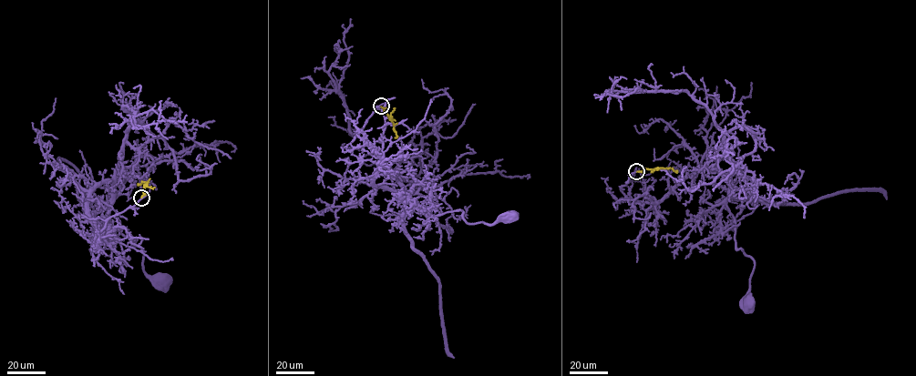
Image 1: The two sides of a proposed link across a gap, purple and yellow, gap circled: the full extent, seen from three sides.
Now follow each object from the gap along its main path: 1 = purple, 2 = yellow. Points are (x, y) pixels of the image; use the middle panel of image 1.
1: (381, 105), (356, 132), (381, 160), (375, 186), (427, 216), (461, 209), (489, 226), (510, 215)
2: (381, 106), (393, 124), (396, 137), (395, 137)

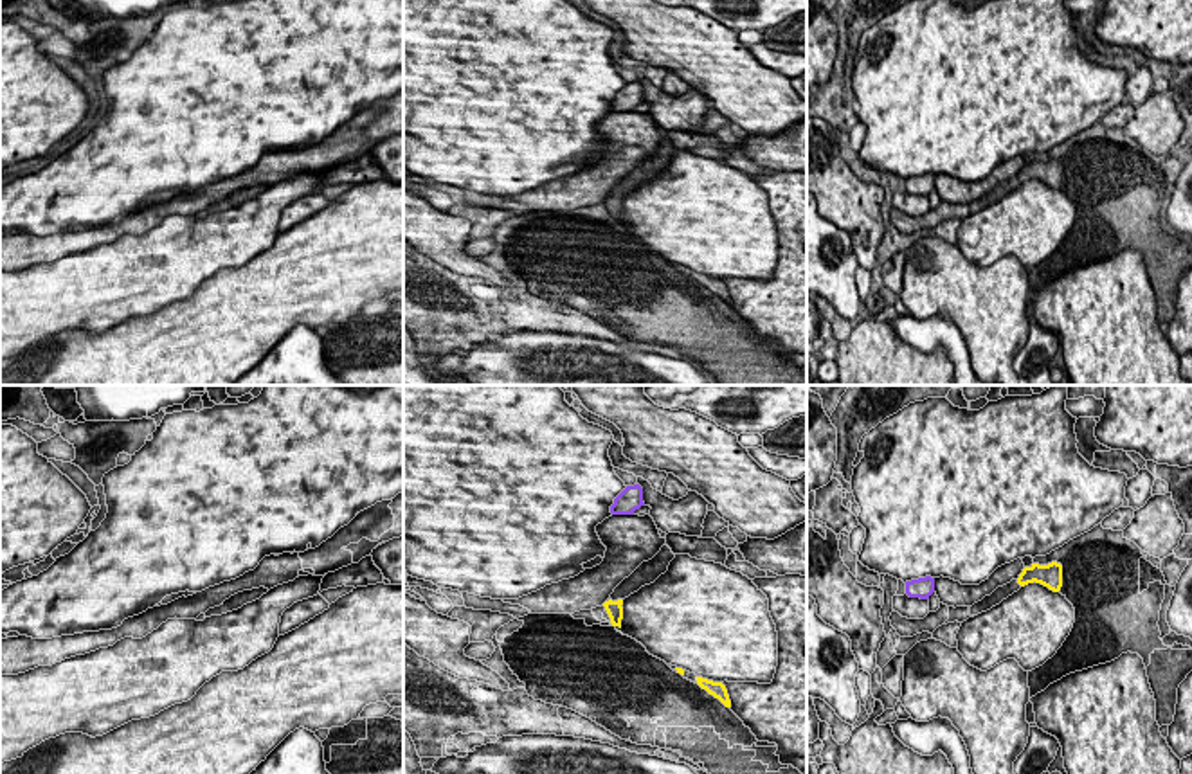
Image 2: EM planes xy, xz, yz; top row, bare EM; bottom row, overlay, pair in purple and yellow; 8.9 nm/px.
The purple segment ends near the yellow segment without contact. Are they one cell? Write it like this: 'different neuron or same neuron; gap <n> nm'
different neuron; gap 750 nm

